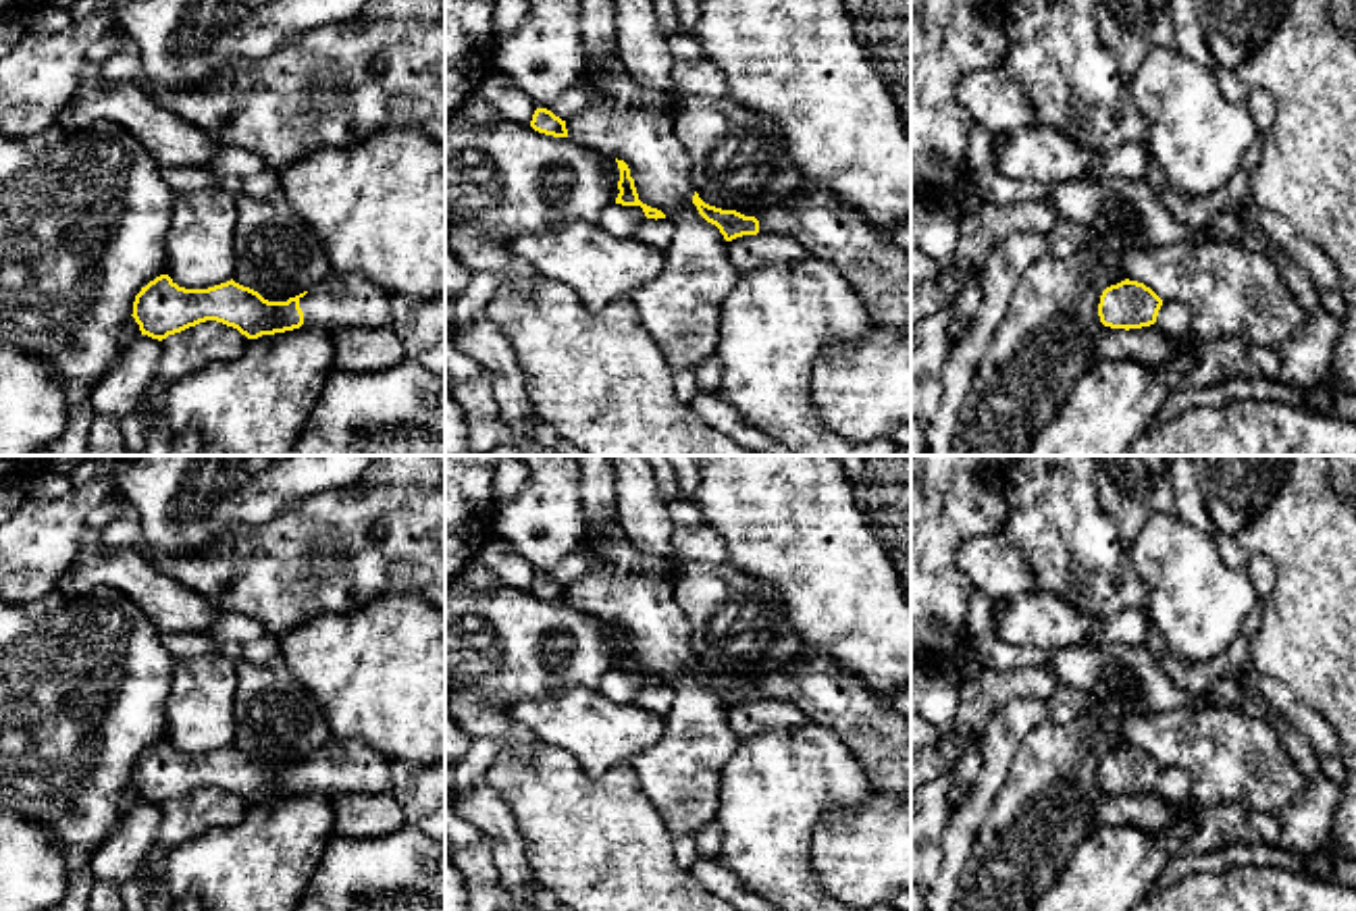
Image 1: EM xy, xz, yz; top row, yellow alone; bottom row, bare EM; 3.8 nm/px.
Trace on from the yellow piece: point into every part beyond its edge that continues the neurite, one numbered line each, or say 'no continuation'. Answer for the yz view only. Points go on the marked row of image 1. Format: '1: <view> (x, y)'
no continuation

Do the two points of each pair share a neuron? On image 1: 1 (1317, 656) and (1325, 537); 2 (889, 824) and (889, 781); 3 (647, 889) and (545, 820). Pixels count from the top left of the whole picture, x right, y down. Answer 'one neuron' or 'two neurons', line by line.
1: one neuron
2: two neurons
3: one neuron

